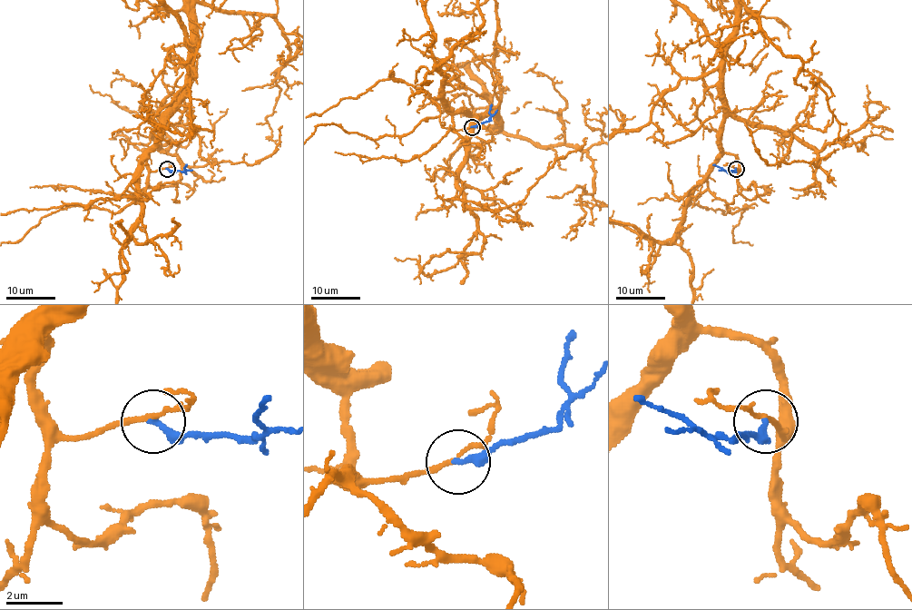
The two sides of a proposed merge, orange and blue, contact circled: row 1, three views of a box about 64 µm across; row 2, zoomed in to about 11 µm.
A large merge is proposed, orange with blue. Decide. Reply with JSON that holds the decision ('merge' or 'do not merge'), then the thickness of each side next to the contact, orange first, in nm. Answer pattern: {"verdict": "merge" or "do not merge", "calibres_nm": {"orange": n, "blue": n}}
{"verdict": "merge", "calibres_nm": {"orange": 150, "blue": 240}}

